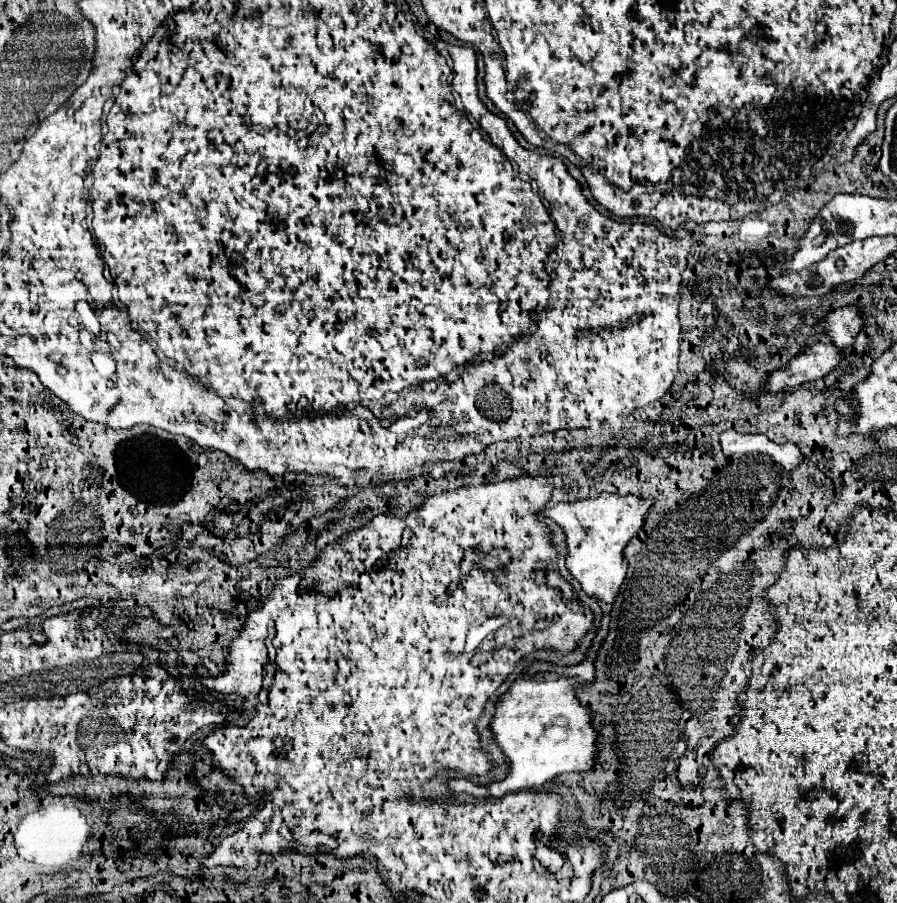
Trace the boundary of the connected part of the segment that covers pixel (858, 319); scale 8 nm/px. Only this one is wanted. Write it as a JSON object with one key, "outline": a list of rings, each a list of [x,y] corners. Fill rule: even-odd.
{"outline":[[[856,304],[832,310],[822,322],[820,326],[826,328],[830,340],[838,346],[838,348],[846,348],[850,344],[854,344],[858,332],[862,330],[862,310]]]}

